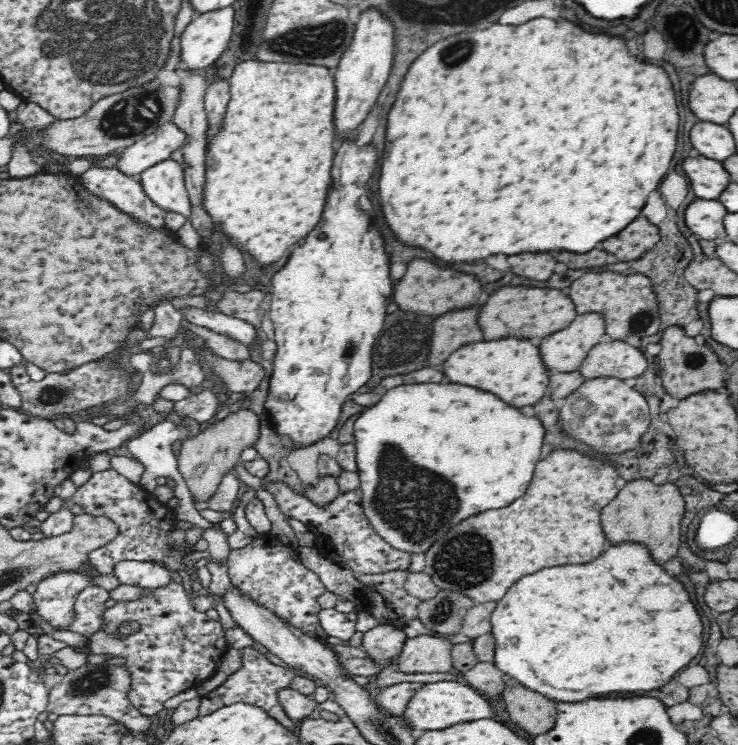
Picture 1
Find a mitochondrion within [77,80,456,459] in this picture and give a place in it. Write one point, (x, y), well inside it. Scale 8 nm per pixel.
(131, 114)

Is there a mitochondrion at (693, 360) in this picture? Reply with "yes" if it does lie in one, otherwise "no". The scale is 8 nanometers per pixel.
yes

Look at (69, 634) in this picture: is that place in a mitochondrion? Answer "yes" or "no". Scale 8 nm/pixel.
no

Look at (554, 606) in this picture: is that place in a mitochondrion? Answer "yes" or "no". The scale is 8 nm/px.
no

